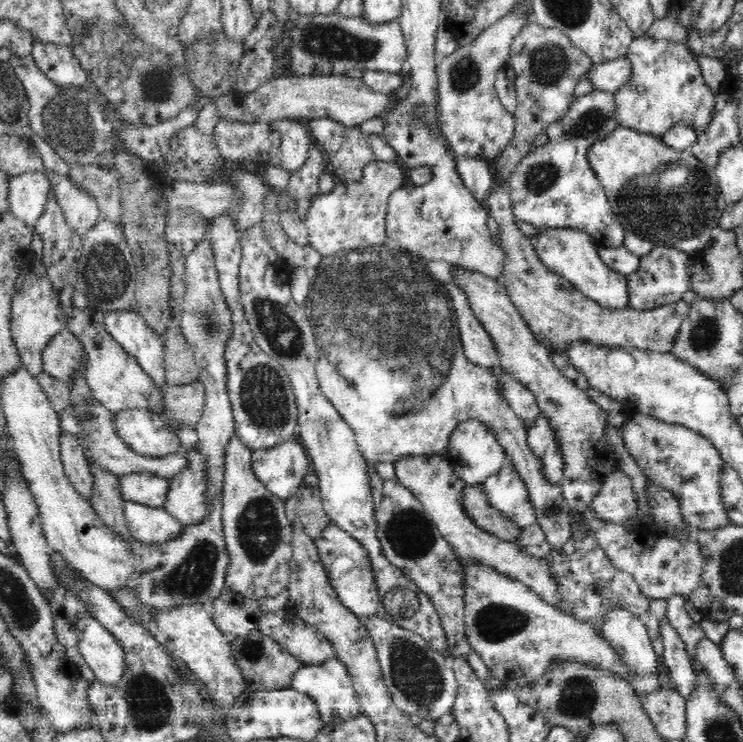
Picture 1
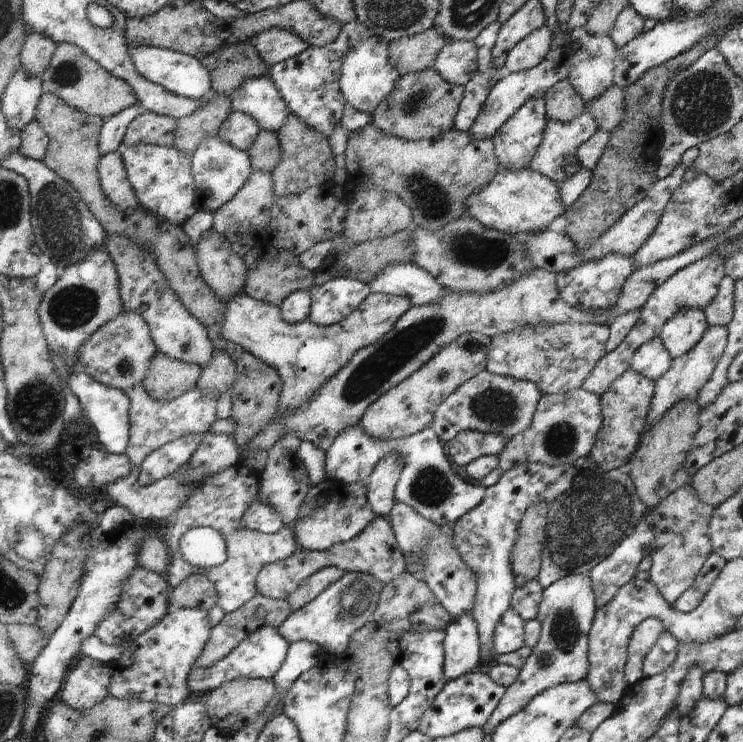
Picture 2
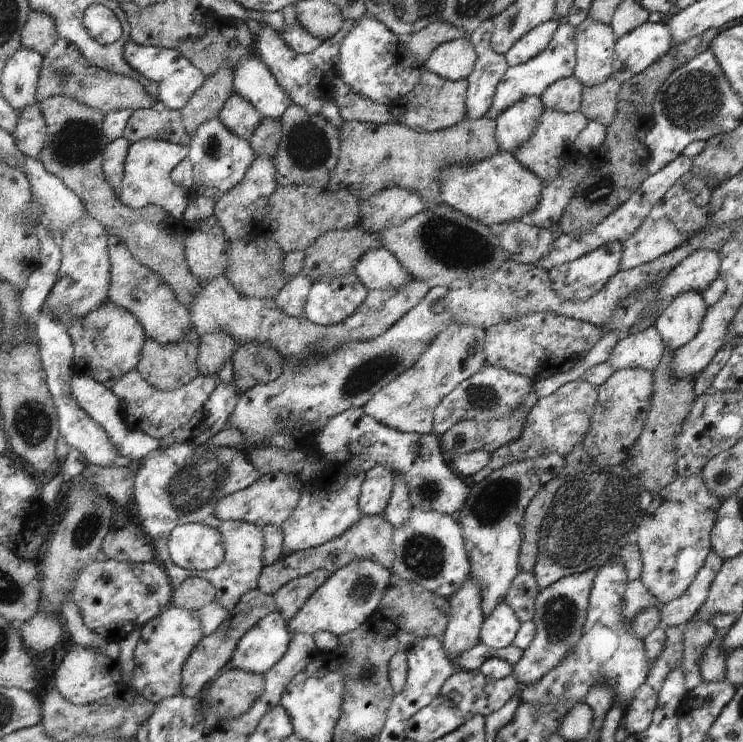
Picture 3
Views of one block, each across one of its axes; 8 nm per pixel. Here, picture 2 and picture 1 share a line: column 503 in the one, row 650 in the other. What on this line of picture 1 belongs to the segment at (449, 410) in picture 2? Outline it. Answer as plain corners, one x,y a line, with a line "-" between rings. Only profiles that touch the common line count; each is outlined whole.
377,614
366,617
363,621
376,647
386,686
400,711
430,721
449,714
458,688
449,658
433,649
419,634
380,618

